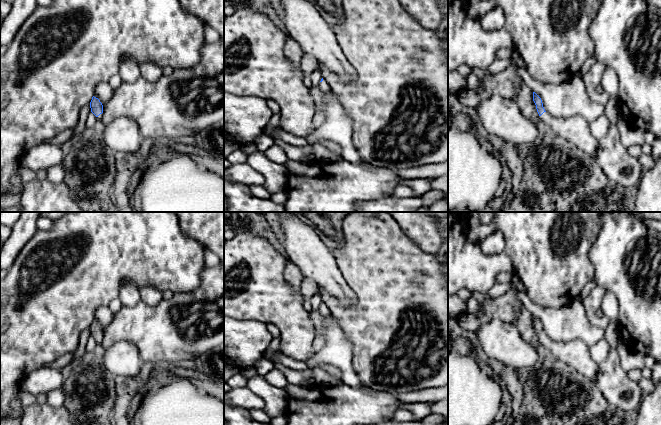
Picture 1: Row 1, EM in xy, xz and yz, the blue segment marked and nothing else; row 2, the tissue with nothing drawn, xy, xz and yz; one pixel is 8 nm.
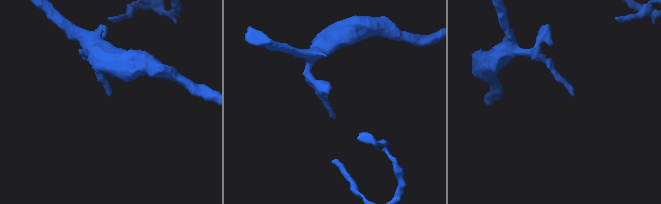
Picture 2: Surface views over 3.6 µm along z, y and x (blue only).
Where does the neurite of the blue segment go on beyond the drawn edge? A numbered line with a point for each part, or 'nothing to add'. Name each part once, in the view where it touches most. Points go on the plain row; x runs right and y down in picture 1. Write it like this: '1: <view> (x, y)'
1: yz (575, 353)

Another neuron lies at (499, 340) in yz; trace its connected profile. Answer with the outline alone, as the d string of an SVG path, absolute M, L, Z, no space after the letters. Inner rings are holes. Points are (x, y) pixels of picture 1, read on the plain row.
M492 320L475 334L482 356L501 362L508 370L532 367L538 362L539 348L525 341L510 323Z

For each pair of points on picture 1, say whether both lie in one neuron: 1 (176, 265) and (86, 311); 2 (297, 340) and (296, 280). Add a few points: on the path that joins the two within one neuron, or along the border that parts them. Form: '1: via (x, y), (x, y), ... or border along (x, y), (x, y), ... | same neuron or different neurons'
1: via (152, 265), (125, 265), (103, 287) | same neuron
2: border along (285, 267), (284, 279), (292, 287), (299, 290) | different neurons

